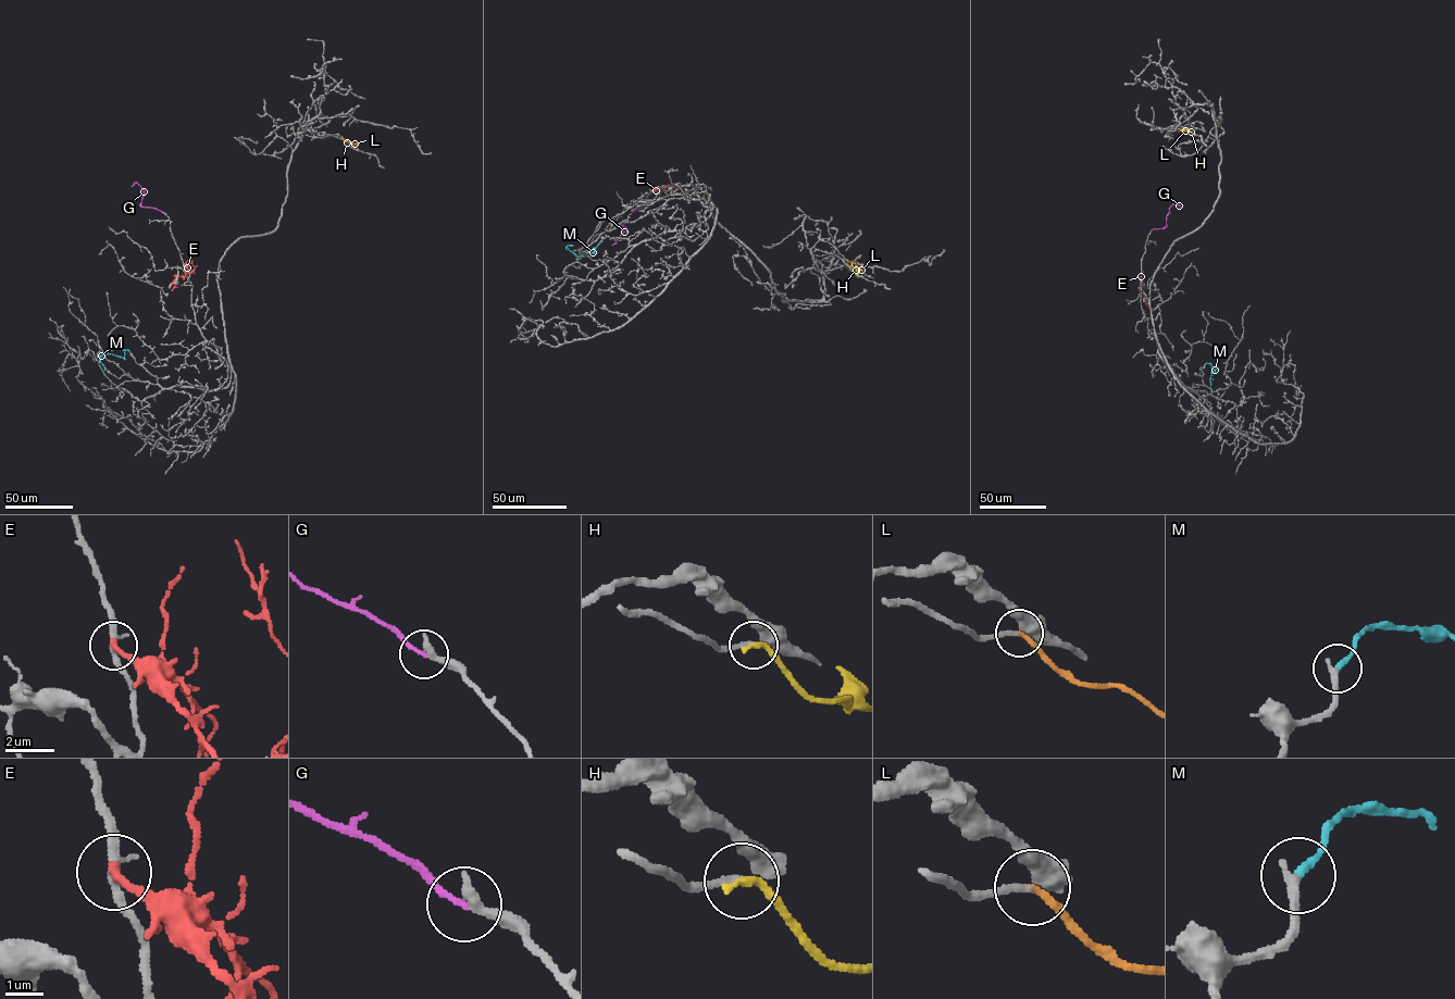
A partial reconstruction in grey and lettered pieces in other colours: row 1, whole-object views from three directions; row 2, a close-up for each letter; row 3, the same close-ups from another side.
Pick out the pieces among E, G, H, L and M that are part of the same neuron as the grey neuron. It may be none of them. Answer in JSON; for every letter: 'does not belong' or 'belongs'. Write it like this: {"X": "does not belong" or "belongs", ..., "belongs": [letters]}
{"E": "does not belong", "G": "belongs", "H": "does not belong", "L": "belongs", "M": "belongs", "belongs": ["G", "L", "M"]}

